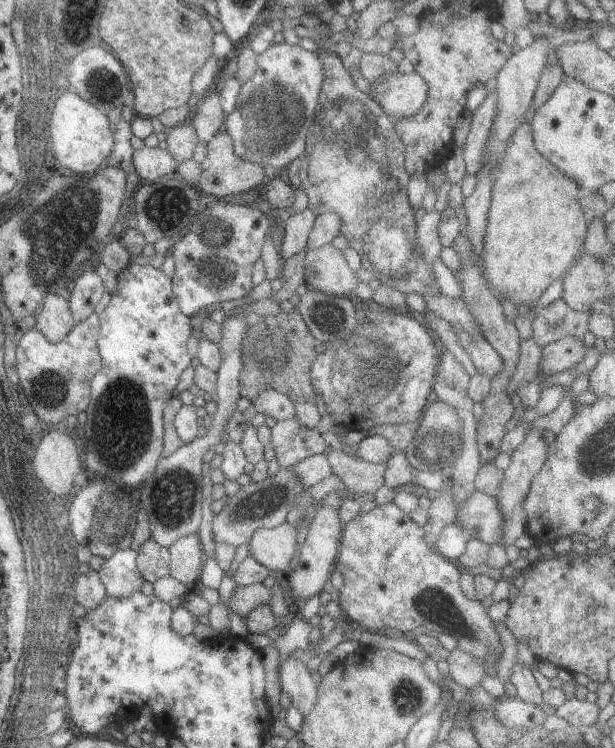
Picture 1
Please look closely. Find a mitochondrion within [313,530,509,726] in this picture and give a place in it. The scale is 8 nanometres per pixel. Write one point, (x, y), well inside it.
(405, 698)

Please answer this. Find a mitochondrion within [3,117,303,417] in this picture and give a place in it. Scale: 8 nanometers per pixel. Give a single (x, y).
(70, 222)

